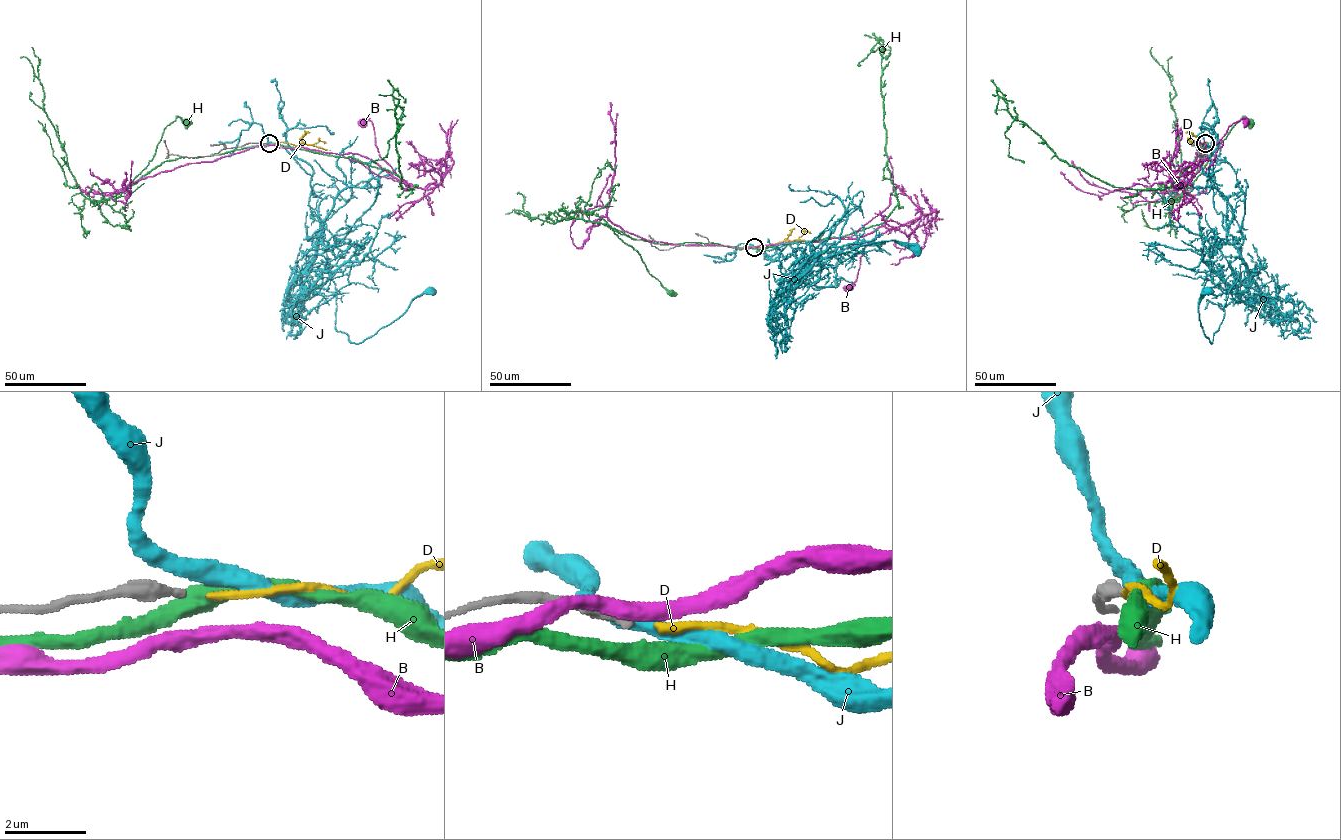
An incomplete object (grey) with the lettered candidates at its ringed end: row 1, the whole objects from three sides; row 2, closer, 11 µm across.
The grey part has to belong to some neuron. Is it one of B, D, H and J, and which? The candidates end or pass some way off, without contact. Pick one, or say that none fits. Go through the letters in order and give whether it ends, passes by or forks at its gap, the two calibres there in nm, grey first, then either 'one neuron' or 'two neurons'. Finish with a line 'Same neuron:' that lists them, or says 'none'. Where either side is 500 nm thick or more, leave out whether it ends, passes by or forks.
B: it passes by; calibres 260 and 360 nm; two neurons
D: it ends; calibres 260 and 190 nm; one neuron
H: calibres 260 and 500 nm; two neurons
J: it passes by; calibres 260 and 400 nm; two neurons
Same neuron: D

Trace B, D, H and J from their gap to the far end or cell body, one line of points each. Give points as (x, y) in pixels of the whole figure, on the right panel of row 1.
B: (1205, 144), (1196, 154), (1195, 163), (1183, 180), (1186, 183), (1196, 165), (1228, 128), (1241, 119), (1246, 121)
D: (1205, 143), (1199, 145), (1189, 139), (1191, 143)
H: (1206, 143), (1197, 172), (1186, 188), (1242, 117), (1245, 116), (1251, 123)
J: (1205, 143), (1202, 169), (1211, 183), (1213, 205), (1245, 264), (1240, 265), (1211, 343), (1198, 311), (1206, 290)

